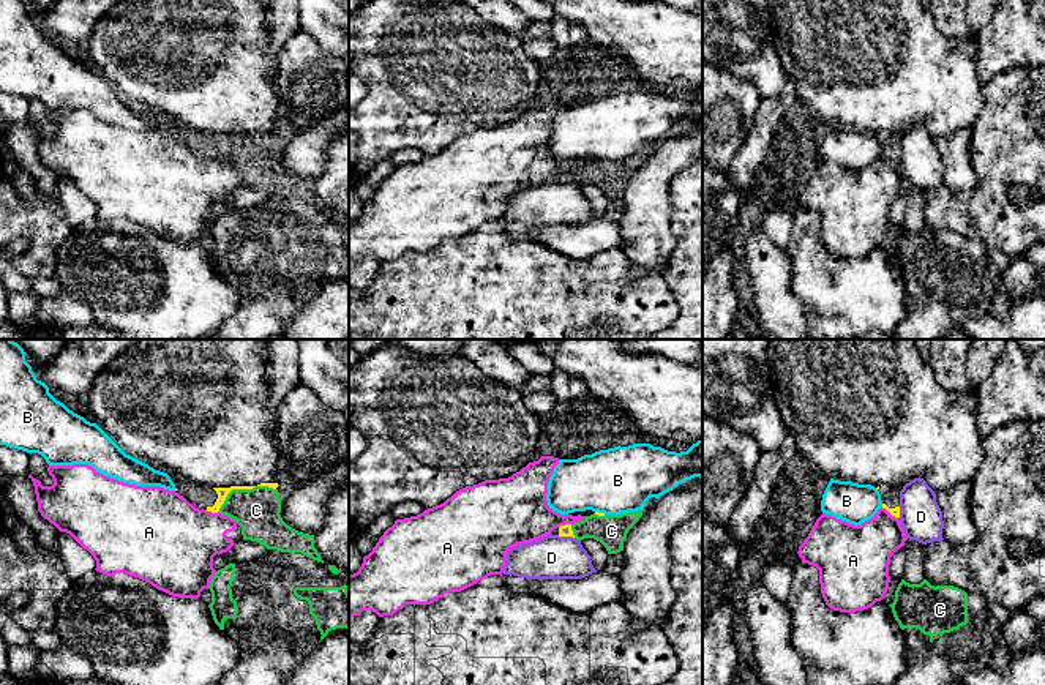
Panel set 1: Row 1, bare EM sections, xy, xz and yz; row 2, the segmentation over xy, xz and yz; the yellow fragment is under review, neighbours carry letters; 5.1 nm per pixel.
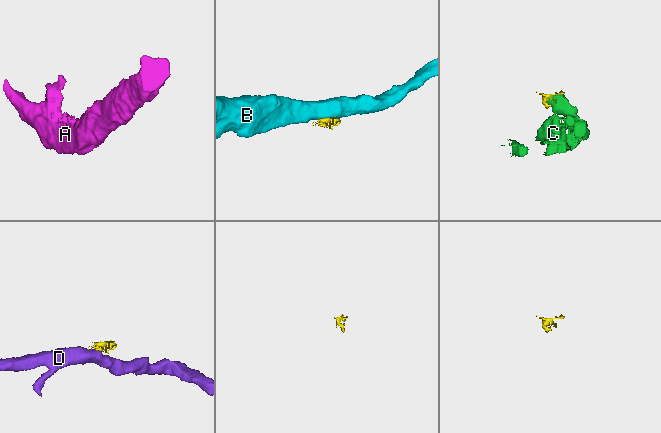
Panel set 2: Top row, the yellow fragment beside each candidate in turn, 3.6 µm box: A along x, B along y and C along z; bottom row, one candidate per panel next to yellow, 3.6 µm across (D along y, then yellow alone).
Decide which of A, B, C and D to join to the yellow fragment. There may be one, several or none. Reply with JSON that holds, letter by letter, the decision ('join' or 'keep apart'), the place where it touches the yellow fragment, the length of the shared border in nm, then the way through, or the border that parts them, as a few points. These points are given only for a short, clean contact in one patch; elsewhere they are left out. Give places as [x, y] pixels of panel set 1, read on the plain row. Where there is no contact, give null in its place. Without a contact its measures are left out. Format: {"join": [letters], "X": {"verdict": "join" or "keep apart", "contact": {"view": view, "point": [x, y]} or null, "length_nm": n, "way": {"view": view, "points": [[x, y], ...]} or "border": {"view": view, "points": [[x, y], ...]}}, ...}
{"join": [], "A": {"verdict": "keep apart", "contact": {"view": "xz", "point": [565, 171]}, "length_nm": 70, "border": {"view": "xz", "points": [[570, 169], [559, 174]]}}, "B": {"verdict": "keep apart", "contact": {"view": "xz", "point": [600, 160]}, "length_nm": 60, "border": {"view": "xz", "points": [[595, 157], [605, 160]]}}, "C": {"verdict": "keep apart", "contact": {"view": "xy", "point": [242, 134]}, "length_nm": 320, "border": {"view": "xy", "points": [[275, 134], [234, 134], [217, 158]]}}, "D": {"verdict": "keep apart", "contact": {"view": "xz", "point": [565, 182]}, "length_nm": 90, "border": {"view": "xz", "points": [[558, 182], [570, 182], [573, 185]]}}}

